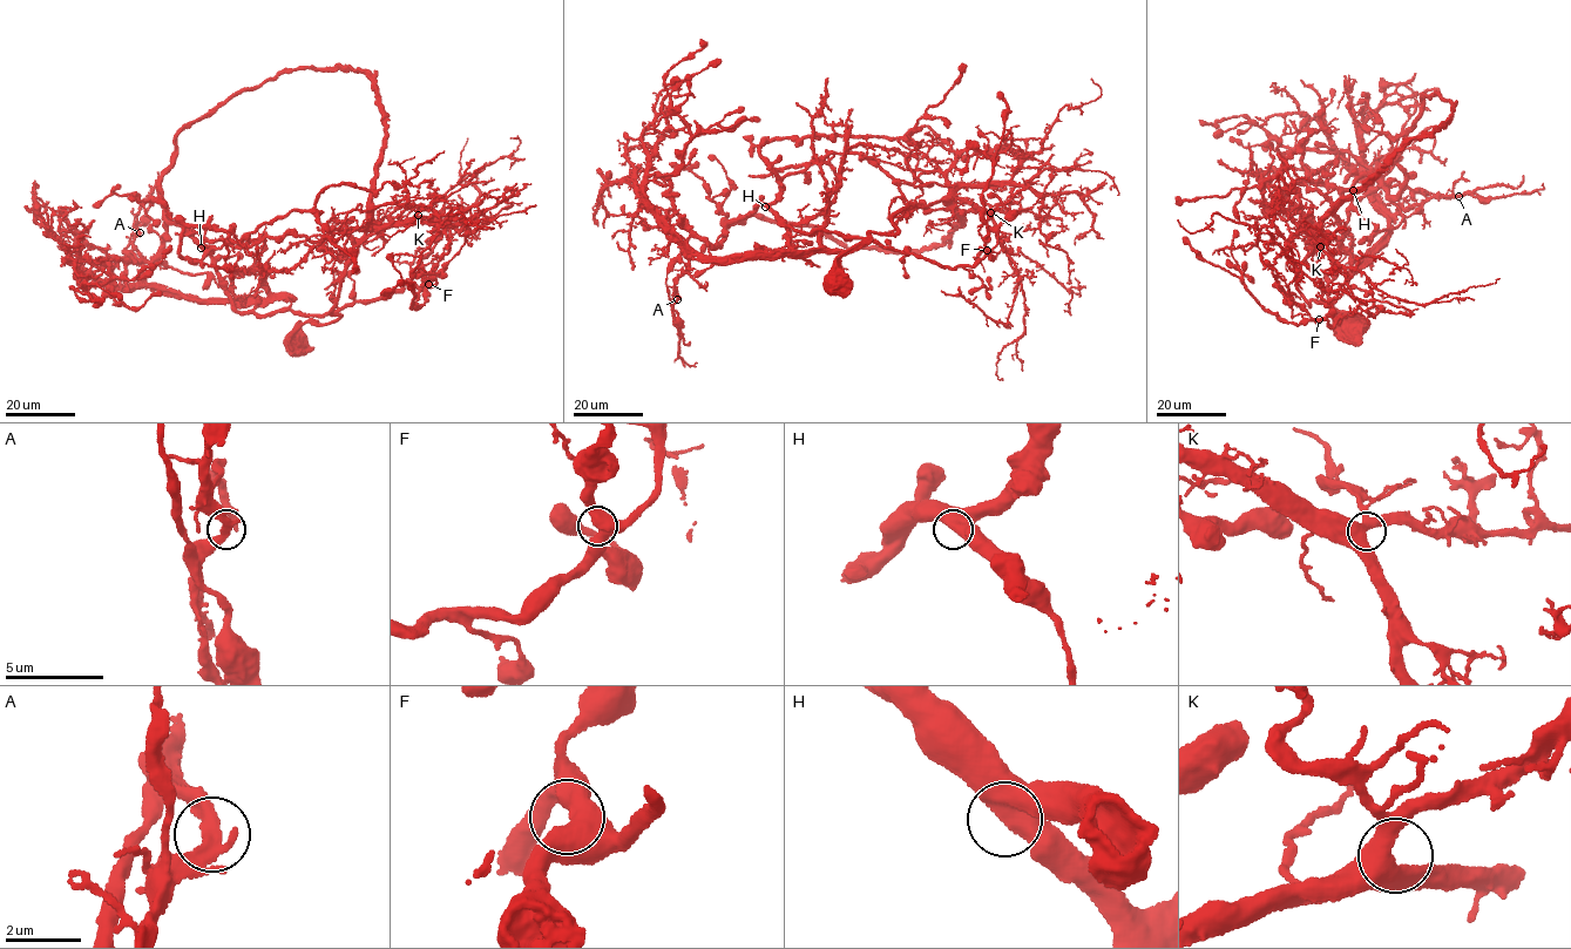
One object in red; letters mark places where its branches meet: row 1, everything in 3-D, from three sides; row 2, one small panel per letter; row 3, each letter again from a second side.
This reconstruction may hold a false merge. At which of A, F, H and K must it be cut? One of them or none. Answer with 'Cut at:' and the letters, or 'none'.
Cut at: A

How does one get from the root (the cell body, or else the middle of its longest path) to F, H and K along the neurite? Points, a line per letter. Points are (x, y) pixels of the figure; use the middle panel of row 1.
F: (833, 278), (872, 232), (896, 232), (893, 217), (907, 203), (1029, 182), (1003, 204), (987, 250)
H: (833, 278), (842, 256), (918, 208), (893, 177), (827, 153), (789, 173), (765, 207)
K: (833, 278), (838, 261), (872, 232), (896, 232), (893, 217), (907, 203), (926, 207), (960, 200), (990, 212)

